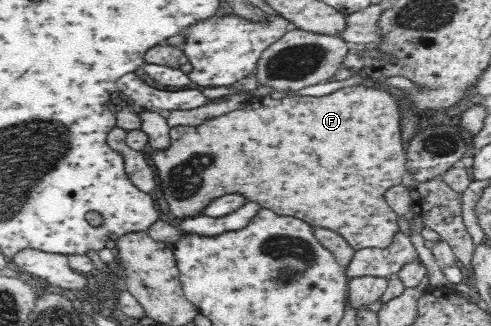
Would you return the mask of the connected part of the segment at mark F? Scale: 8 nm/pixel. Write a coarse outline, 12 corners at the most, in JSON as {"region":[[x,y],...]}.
{"region":[[401,95],[257,96],[147,155],[177,219],[227,194],[399,230]]}

